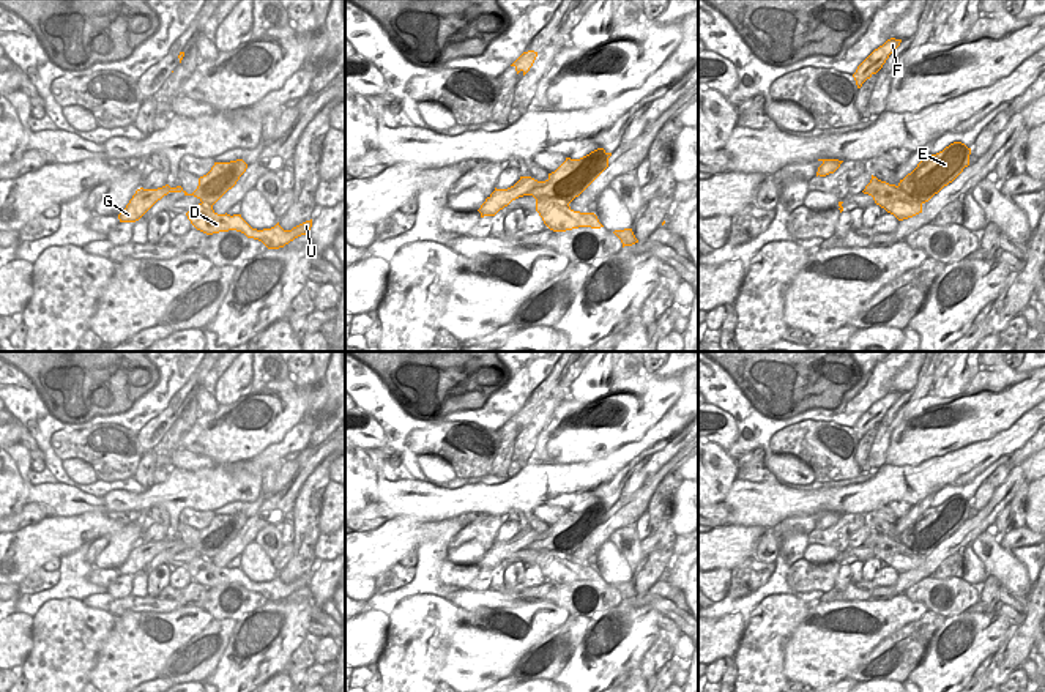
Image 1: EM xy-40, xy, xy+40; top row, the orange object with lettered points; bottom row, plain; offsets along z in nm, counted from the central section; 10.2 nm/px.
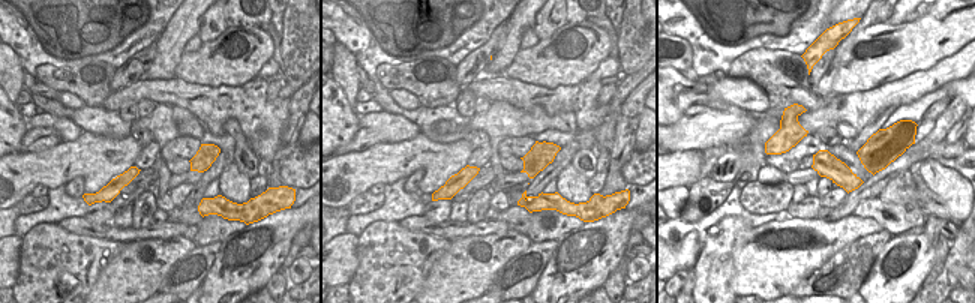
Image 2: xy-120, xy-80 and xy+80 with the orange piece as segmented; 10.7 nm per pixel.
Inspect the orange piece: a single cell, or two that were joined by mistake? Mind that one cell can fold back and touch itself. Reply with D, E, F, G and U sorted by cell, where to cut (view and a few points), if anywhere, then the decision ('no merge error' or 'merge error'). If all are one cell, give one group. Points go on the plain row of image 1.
D F U / E G | xy+40 (872, 547), (886, 544), (892, 552), (918, 554), (921, 557) | merge error

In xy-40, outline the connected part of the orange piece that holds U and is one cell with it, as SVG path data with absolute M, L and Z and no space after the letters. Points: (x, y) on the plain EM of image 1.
M205 556L194 558L192 561L189 561L186 569L197 583L206 588L236 583L236 585L244 586L247 591L262 594L268 602L284 601L295 591L309 586L312 580L312 572L311 572L293 580L292 583L284 583L279 579L279 575L271 582L257 583L257 582L252 582L241 571L241 567L233 567L233 569L227 566L218 567L213 563L213 558L205 558Z

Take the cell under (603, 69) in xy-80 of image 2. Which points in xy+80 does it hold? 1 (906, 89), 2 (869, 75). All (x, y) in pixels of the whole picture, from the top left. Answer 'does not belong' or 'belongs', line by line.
1: belongs
2: does not belong

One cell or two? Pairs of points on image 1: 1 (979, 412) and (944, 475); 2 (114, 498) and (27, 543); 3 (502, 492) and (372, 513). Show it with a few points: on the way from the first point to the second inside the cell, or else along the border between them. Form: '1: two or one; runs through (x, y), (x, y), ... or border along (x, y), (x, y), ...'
1: two; border along (995, 434), (985, 440), (968, 443), (925, 461)
2: two; border along (104, 513), (51, 517)
3: two; border along (377, 500), (383, 502), (396, 516)

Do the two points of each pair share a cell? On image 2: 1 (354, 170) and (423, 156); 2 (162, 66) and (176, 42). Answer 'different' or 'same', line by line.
1: same
2: same

